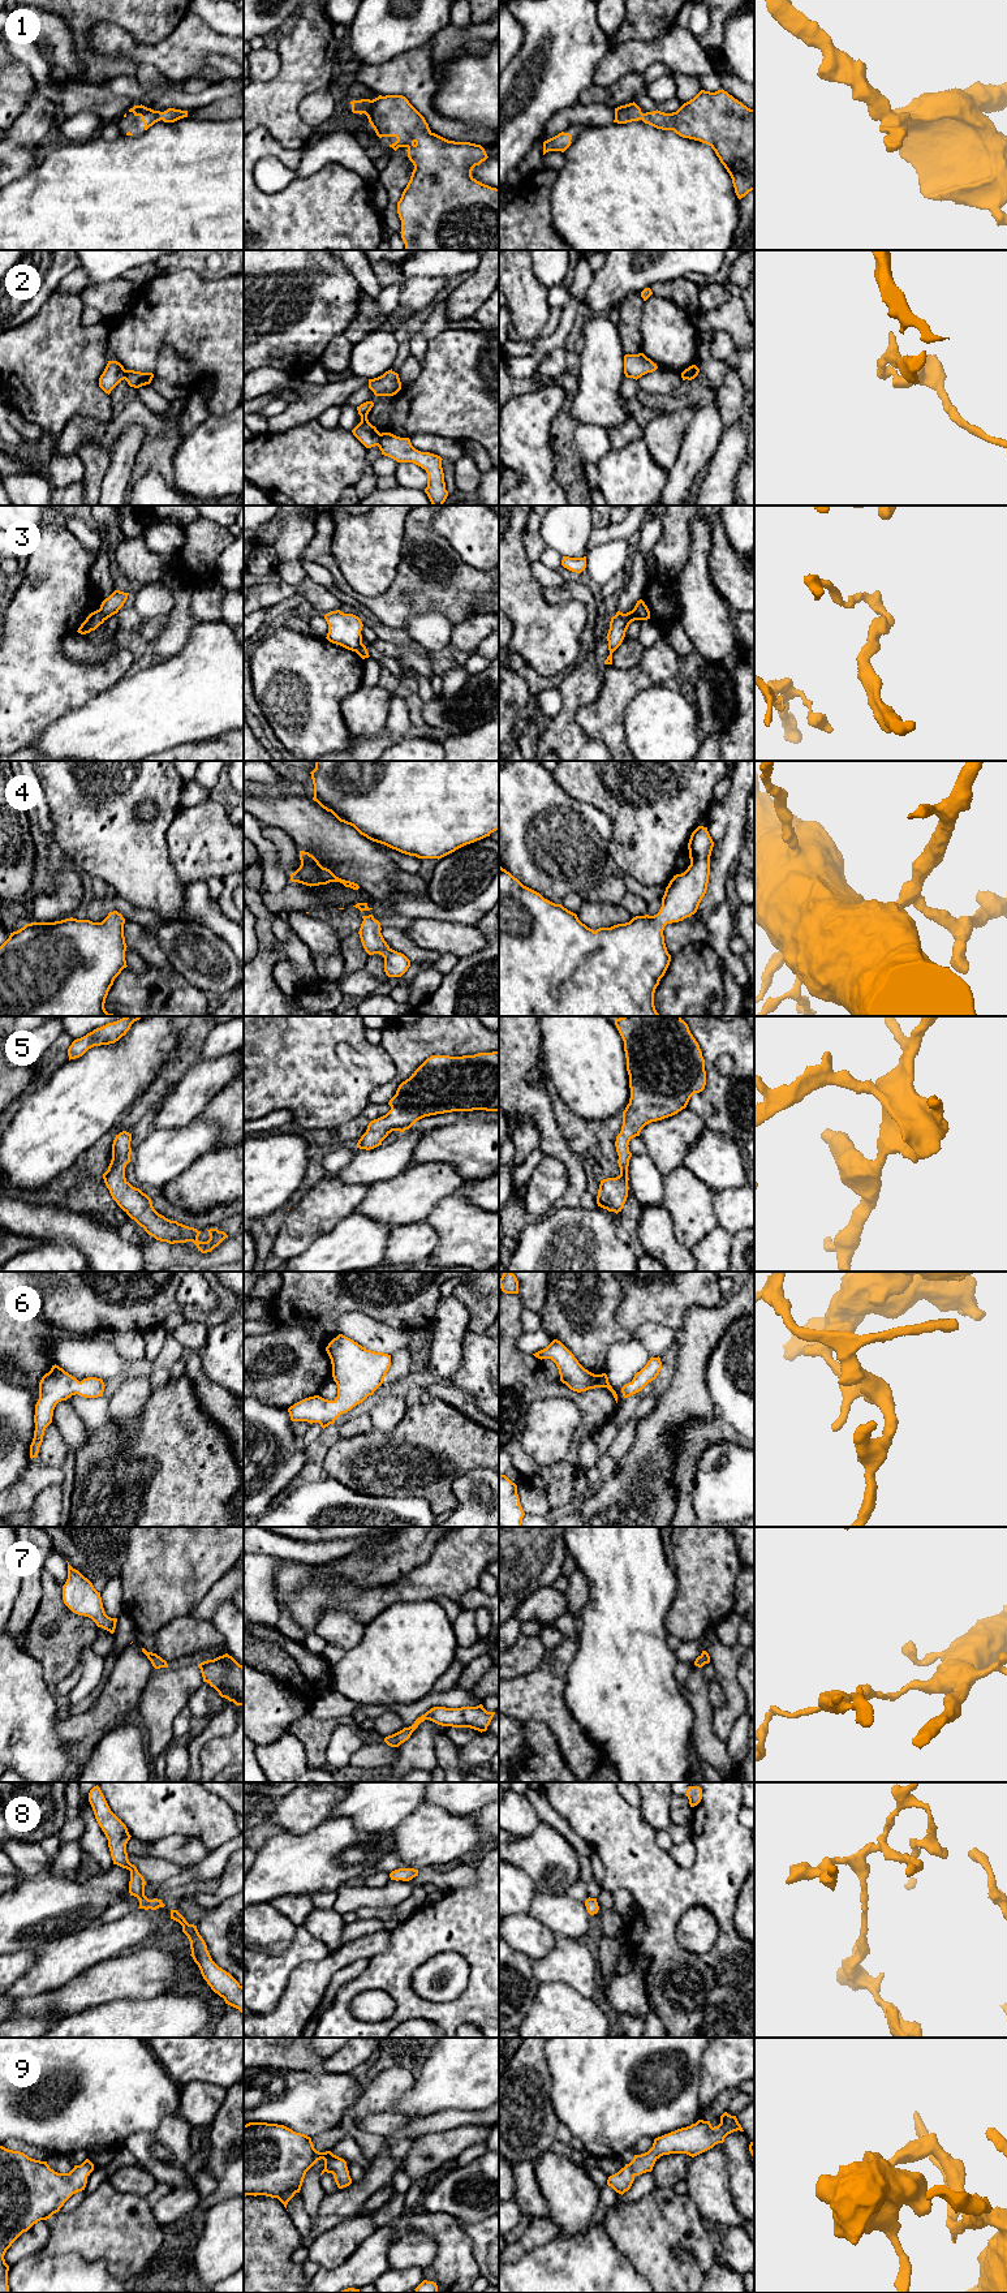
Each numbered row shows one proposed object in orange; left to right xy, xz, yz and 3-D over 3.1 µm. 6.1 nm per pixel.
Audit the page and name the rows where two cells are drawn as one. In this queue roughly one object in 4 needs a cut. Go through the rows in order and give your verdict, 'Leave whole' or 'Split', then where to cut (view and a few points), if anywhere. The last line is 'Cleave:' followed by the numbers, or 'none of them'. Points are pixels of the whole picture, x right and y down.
1: Leave whole. No split
2: Split. Split along xz (381, 434), (377, 444)
3: Split. Split along yz (635, 607), (640, 619)
4: Leave whole. No split
5: Leave whole. No split
6: Leave whole. No split
7: Leave whole. No split
8: Leave whole. No split
9: Leave whole. No split
Cleave: 2, 3

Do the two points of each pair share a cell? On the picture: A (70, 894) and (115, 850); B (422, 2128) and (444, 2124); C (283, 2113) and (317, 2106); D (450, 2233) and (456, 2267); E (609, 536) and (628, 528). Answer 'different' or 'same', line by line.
A: different
B: same
C: same
D: same
E: same

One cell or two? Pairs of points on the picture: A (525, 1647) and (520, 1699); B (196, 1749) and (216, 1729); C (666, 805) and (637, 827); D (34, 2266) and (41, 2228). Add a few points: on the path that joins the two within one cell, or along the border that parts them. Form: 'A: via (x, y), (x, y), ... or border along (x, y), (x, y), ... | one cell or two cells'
A: border along (545, 1653), (536, 1668), (512, 1678) | two cells
B: via (198, 1743), (211, 1732) | one cell
C: via (659, 807), (644, 822) | one cell
D: border along (39, 2251), (26, 2255), (13, 2264) | two cells

